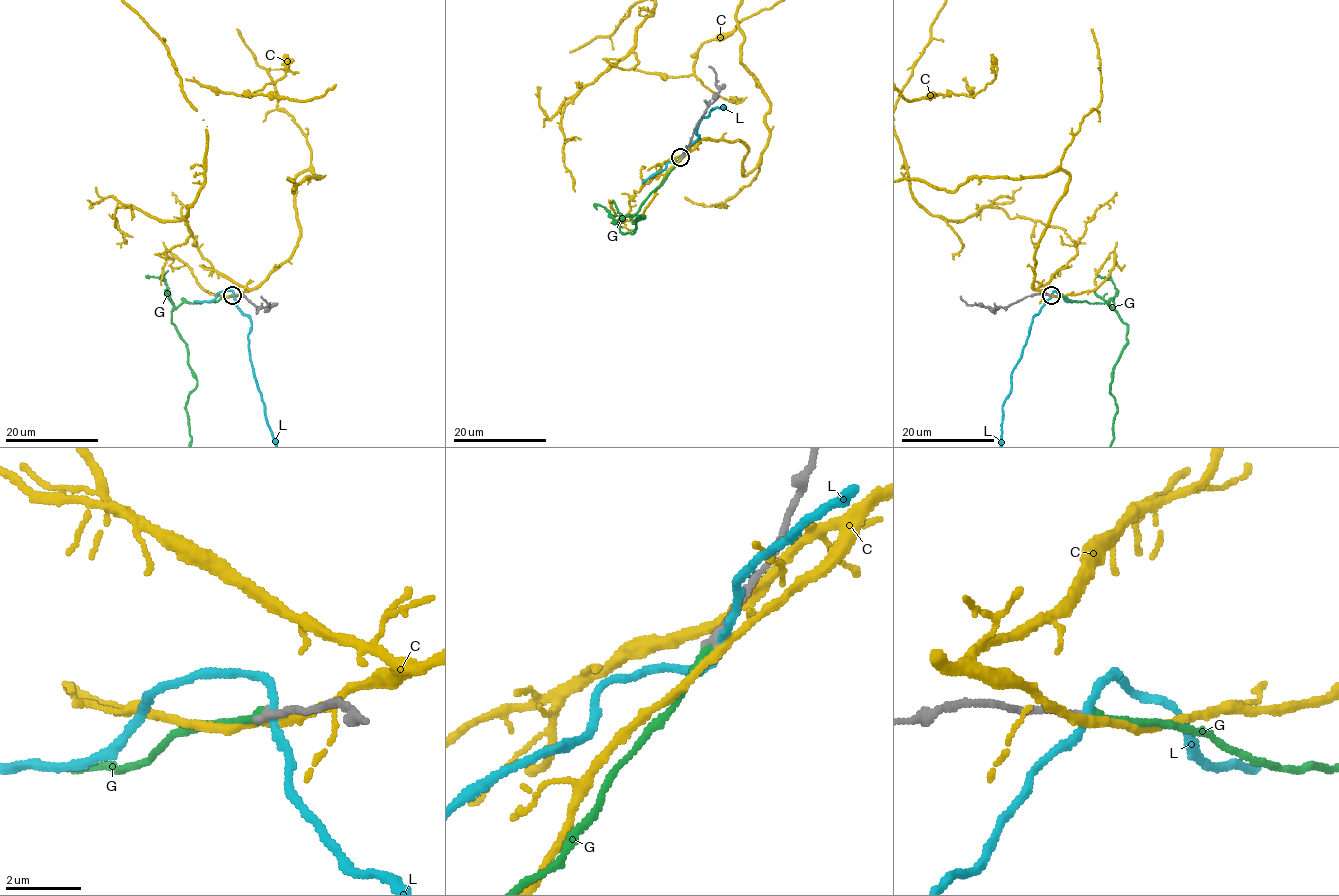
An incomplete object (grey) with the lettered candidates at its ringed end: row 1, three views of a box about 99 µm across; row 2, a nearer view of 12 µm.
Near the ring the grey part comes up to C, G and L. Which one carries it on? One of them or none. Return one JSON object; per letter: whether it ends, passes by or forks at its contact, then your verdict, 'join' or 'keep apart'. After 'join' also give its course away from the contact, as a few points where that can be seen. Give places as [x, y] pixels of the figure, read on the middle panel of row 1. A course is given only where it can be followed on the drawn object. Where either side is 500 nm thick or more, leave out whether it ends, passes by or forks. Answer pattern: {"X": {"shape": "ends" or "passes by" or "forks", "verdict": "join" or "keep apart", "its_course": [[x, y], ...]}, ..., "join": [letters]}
{"C": {"shape": "passes by", "verdict": "keep apart"}, "G": {"shape": "ends", "verdict": "join"}, "L": {"shape": "passes by", "verdict": "keep apart"}, "join": ["G"]}

